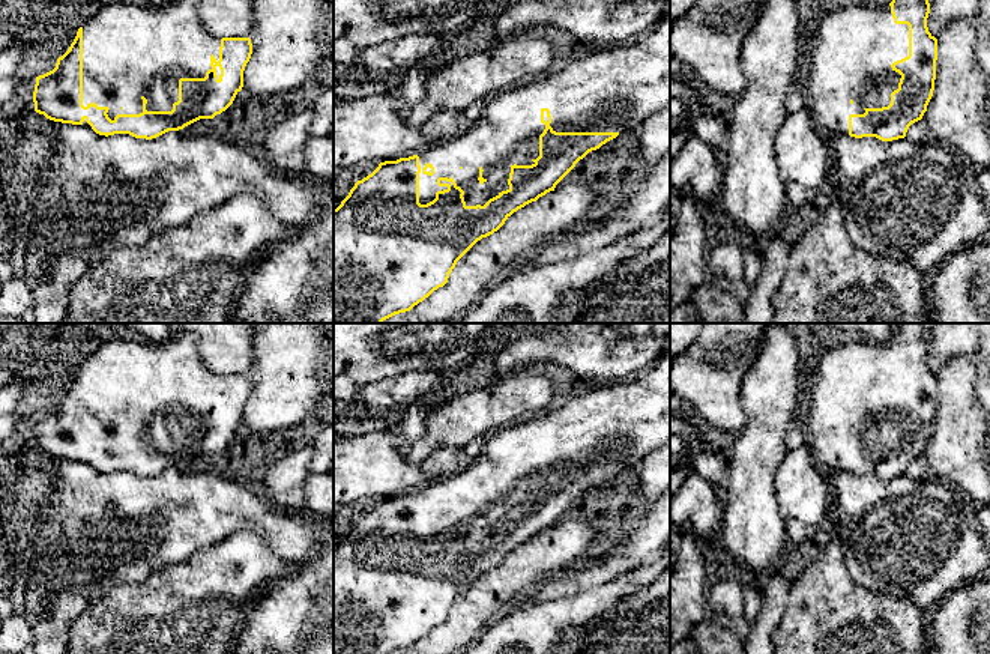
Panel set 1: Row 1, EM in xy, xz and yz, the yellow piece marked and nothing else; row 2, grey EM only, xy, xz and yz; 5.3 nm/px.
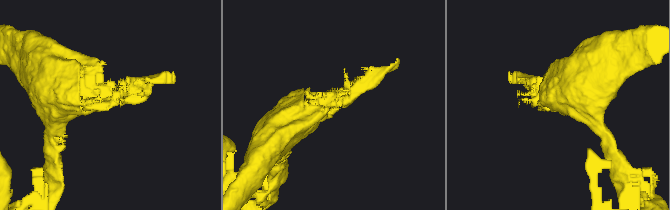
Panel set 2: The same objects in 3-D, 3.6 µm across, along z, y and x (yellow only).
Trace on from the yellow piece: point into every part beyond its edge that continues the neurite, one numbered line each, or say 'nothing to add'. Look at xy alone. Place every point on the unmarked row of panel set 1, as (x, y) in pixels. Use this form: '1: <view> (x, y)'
1: xy (129, 388)

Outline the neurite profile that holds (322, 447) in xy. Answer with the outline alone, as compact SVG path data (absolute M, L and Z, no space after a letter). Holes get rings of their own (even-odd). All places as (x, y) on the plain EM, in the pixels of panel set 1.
M327 424L309 444L309 474L327 474L334 466L334 424Z

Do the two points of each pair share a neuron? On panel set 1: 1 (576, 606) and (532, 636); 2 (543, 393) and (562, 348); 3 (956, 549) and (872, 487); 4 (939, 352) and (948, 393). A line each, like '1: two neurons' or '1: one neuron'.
1: one neuron
2: two neurons
3: one neuron
4: two neurons

